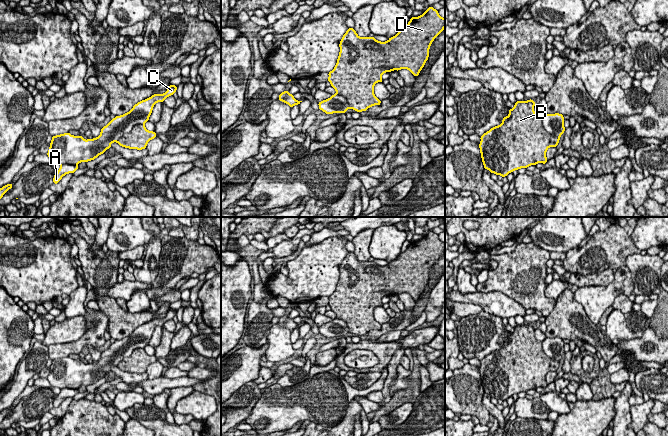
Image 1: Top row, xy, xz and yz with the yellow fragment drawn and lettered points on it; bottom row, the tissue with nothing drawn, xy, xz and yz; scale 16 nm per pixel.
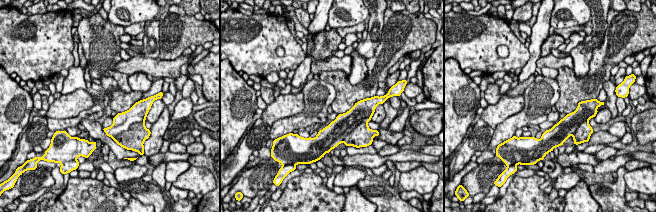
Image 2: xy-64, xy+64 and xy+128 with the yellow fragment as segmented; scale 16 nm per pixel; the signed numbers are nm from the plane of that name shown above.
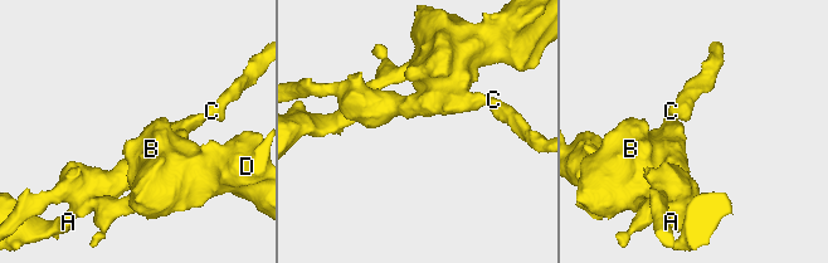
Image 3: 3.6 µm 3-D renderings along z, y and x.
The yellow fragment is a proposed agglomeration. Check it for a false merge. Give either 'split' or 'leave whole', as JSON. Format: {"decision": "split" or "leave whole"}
{"decision": "split"}

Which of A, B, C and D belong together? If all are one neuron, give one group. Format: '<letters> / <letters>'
A B D / C

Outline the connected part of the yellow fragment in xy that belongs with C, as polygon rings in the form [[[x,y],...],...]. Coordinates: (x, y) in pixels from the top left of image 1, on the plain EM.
[[[170,309],[164,318],[154,318],[138,326],[128,337],[115,340],[101,353],[97,362],[85,364],[83,360],[73,360],[70,357],[53,360],[47,377],[51,387],[78,389],[82,385],[94,384],[109,373],[113,366],[118,366],[124,358],[129,357],[135,349],[144,349],[149,344],[154,329],[157,326],[163,327],[176,314],[177,310]]]

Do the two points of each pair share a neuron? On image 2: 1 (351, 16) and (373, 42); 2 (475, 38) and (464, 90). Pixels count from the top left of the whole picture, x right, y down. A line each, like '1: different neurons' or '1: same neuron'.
1: different neurons
2: different neurons

